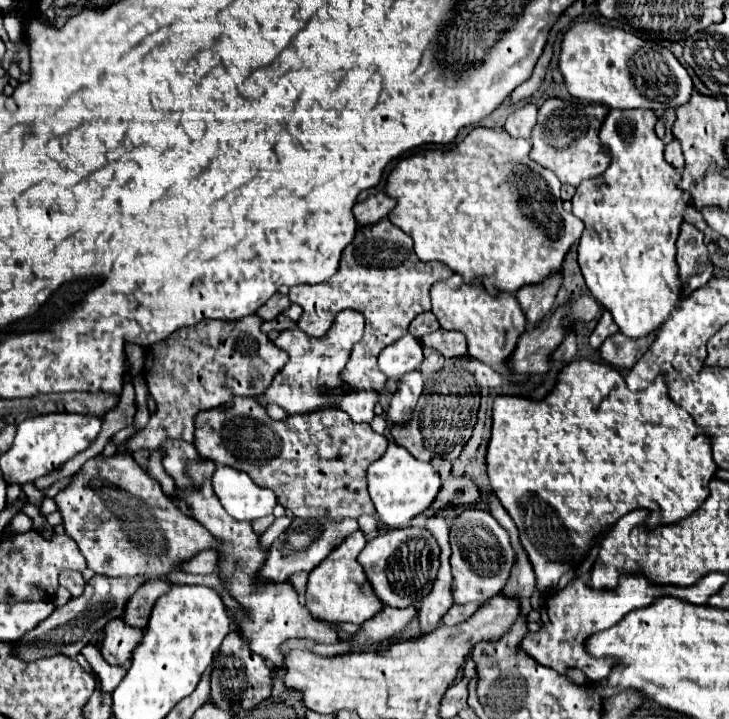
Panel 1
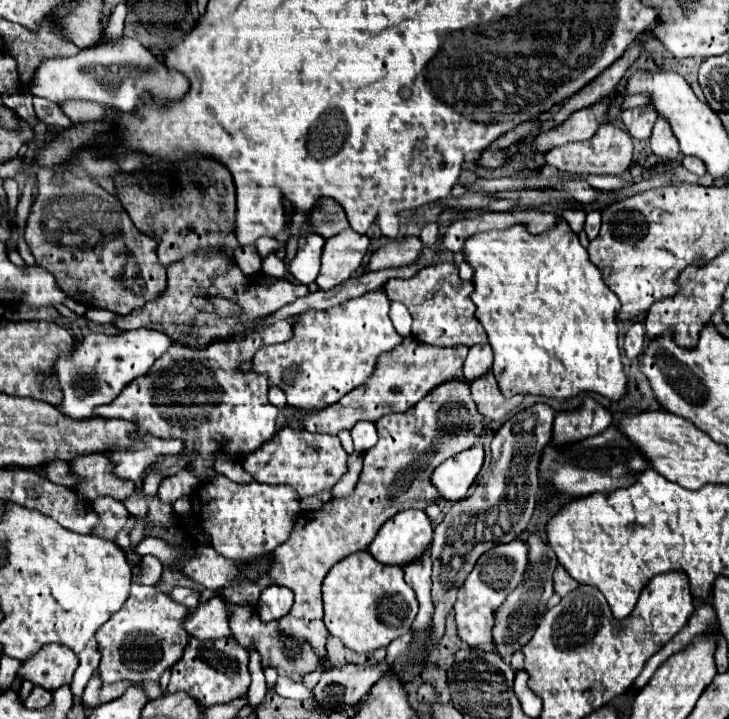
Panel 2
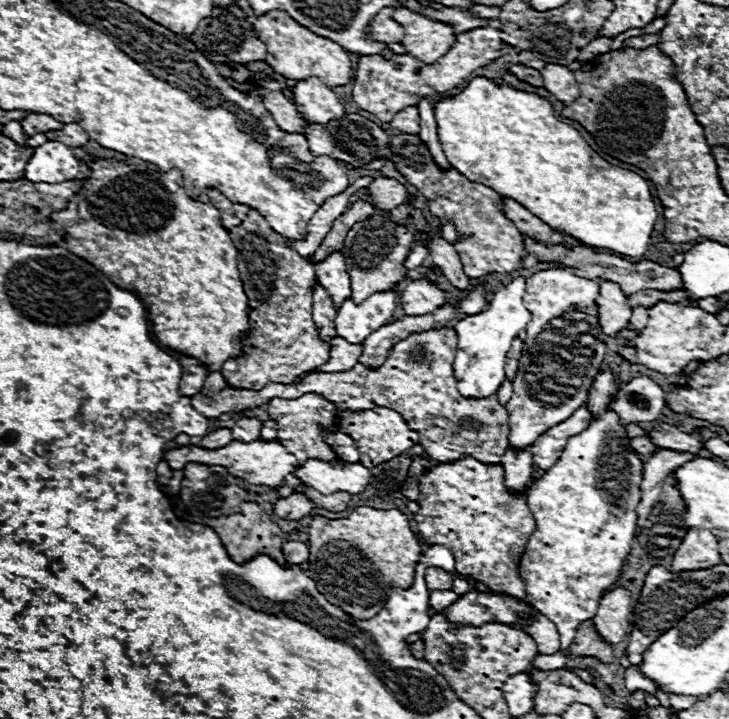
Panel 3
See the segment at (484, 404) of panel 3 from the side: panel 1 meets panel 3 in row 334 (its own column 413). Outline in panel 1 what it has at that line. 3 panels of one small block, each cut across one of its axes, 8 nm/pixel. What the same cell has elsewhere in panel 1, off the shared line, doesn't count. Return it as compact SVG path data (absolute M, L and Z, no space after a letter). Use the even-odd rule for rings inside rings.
M422 394L412 418L406 424L392 424L390 434L396 444L404 446L414 458L430 462L434 458L456 460L470 440L474 424L478 420L480 396L478 394Z

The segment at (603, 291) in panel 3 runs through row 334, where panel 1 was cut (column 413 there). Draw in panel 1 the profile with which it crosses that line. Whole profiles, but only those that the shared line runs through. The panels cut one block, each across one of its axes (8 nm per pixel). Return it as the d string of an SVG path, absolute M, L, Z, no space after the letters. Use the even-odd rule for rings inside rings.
M386 606L386 610L382 610L372 620L362 624L362 632L360 634L356 634L354 638L350 638L346 642L338 642L338 644L332 644L332 646L324 646L324 644L320 646L320 644L314 644L312 640L308 640L308 642L304 642L304 640L288 640L286 646L288 648L292 648L292 646L310 648L310 650L314 650L320 656L334 656L334 654L344 654L344 652L368 650L374 644L392 638L398 630L402 630L412 620L414 614L416 614L416 610L412 606L402 608L402 610Z

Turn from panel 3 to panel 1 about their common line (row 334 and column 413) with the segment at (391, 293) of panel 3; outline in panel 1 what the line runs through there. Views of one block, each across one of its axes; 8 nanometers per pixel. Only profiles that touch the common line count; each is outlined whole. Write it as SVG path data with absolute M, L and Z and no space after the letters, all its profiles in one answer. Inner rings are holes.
M406 334L398 342L386 346L378 356L378 366L388 378L400 378L410 370L416 370L422 364L420 342Z

